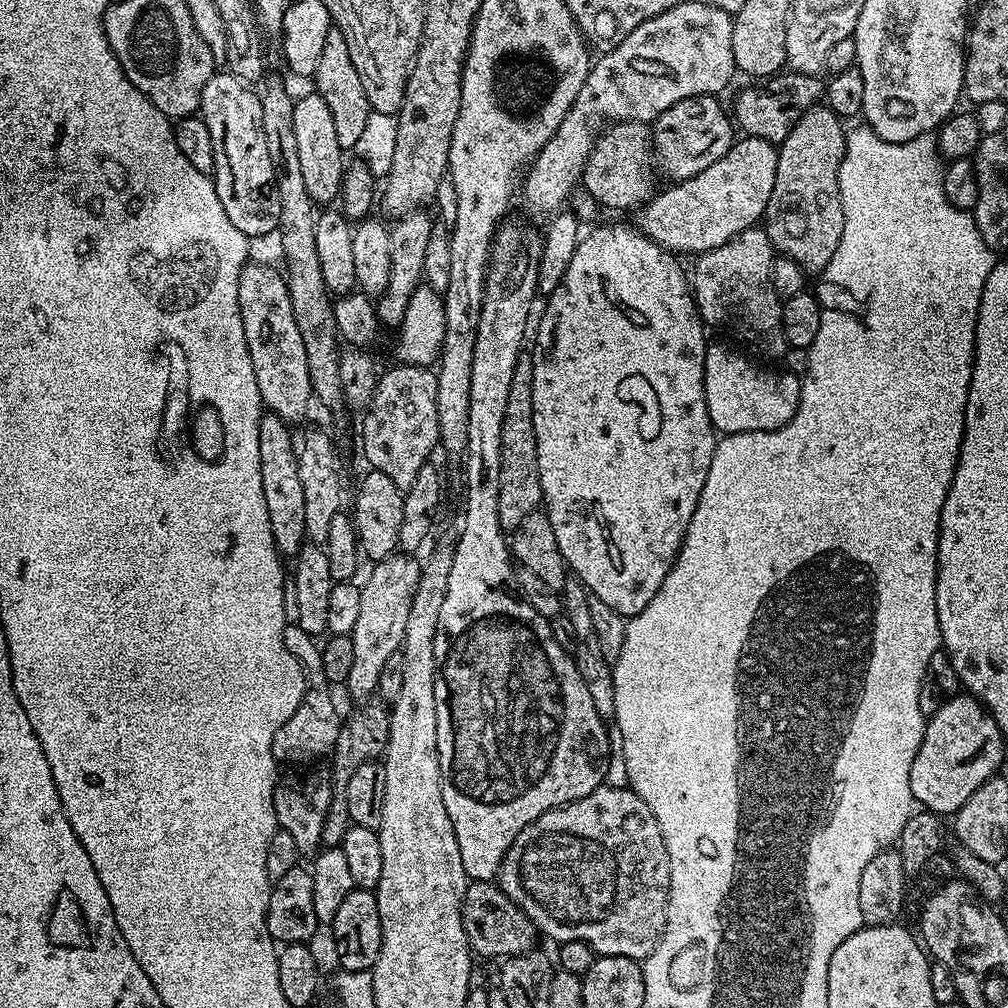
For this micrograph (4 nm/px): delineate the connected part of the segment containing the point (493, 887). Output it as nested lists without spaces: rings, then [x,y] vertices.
[[[473,880],[464,892],[464,929],[473,953],[480,956],[520,956],[537,947],[538,933],[526,913],[495,883]]]

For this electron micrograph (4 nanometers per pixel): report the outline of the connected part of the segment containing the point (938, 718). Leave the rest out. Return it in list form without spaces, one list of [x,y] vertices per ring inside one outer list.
[[[967,694],[951,696],[934,715],[927,717],[924,741],[918,754],[914,754],[914,766],[910,766],[910,790],[913,801],[929,812],[954,814],[964,805],[966,798],[970,798],[970,794],[974,794],[974,790],[982,786],[982,782],[986,782],[1001,771],[1004,744],[1006,737],[1000,733],[1000,727],[976,697]]]

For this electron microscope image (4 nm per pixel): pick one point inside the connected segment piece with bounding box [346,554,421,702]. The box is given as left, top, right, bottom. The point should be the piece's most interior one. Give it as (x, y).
(388, 592)

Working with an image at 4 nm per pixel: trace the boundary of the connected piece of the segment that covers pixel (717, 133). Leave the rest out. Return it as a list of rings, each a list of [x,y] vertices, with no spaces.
[[[715,95],[695,96],[682,102],[674,102],[654,121],[652,142],[654,145],[654,168],[672,182],[689,180],[694,174],[702,174],[706,166],[714,166],[718,158],[727,154],[733,146],[734,120],[719,104]]]

